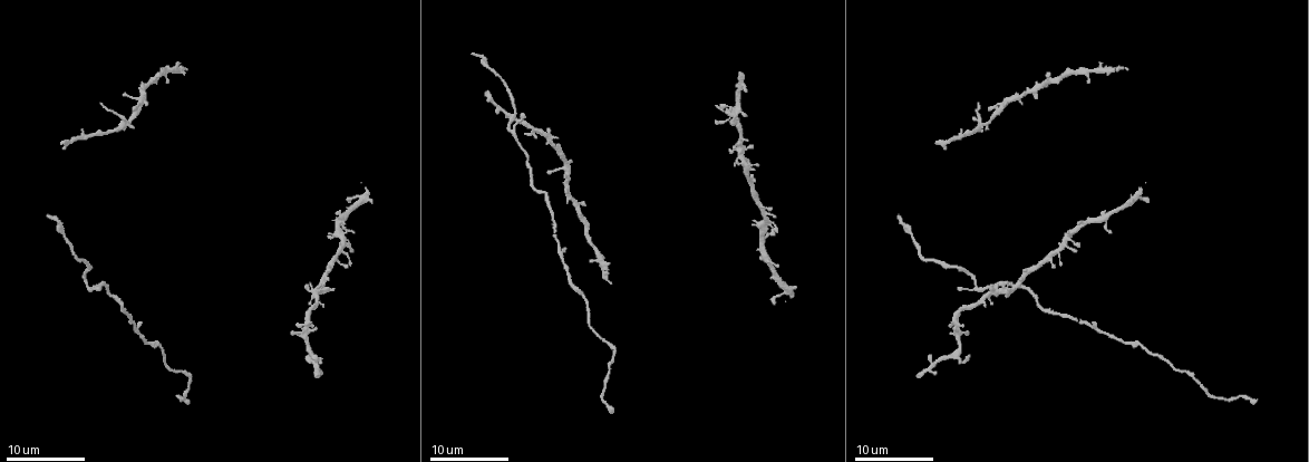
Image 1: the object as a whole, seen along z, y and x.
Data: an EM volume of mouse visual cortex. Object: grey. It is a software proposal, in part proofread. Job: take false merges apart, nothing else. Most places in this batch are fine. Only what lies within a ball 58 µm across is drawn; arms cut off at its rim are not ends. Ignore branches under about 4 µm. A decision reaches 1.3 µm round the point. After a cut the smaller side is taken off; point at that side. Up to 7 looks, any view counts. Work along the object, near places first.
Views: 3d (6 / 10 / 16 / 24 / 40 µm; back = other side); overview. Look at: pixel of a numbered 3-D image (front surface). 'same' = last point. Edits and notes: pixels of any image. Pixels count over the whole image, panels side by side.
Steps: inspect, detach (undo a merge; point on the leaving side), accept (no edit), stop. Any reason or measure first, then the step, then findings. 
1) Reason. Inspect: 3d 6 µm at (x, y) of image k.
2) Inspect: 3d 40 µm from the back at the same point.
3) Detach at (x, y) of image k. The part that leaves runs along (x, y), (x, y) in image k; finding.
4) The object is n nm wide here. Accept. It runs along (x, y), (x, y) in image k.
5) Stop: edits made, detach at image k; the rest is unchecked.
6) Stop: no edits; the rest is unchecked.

Inspect: 3d 10 µm at (747, 173) of image 1.

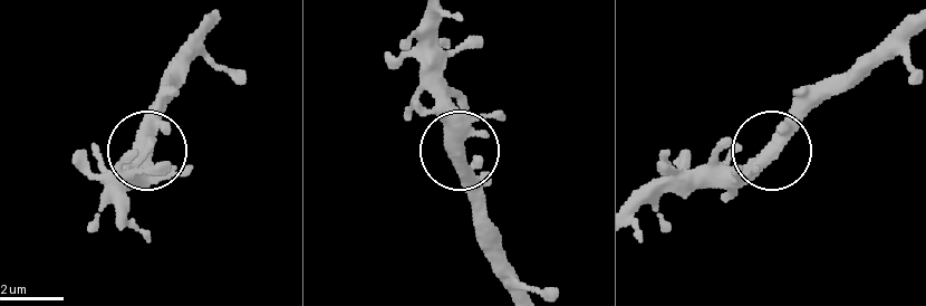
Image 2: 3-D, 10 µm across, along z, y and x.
Accept. One cell here.

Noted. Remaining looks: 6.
Thin arm on a thick one. Inspect: 3d 10 µm at (307, 332) of image 1.

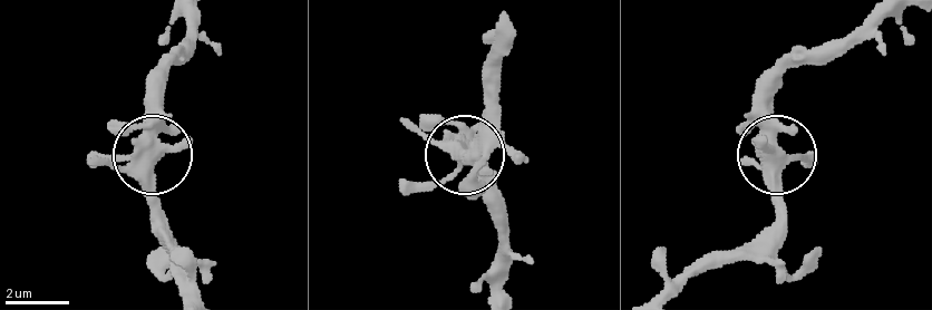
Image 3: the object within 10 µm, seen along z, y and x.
The side arm is 9 µm long. Accept. It runs along (193, 21), (154, 85), (154, 234) in image 3; continuous, no second cell.

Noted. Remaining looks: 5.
Two arms in line, one across. Inspect: 3d 16 µm at (978, 303) of image 1.

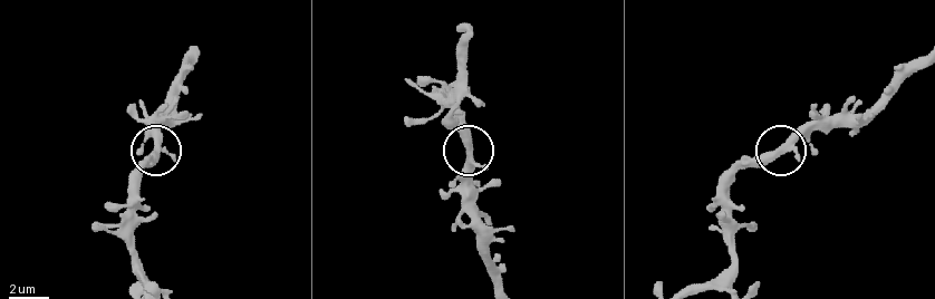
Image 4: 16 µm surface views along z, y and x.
From behind. Inspect: 3d 16 µm from the back at (468, 150) of image 4.

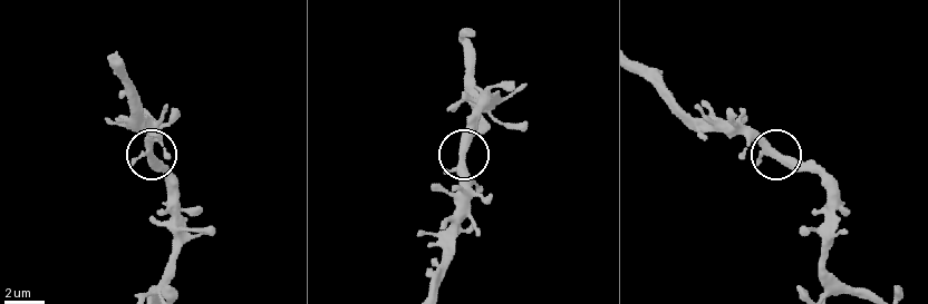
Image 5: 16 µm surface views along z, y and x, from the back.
The object is 310 nm wide here. Accept. It runs along (447, 245), (455, 232), (465, 127), (474, 114) in image 5; one cell here.

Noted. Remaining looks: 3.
Stop: no edits; the rest is unchecked.

